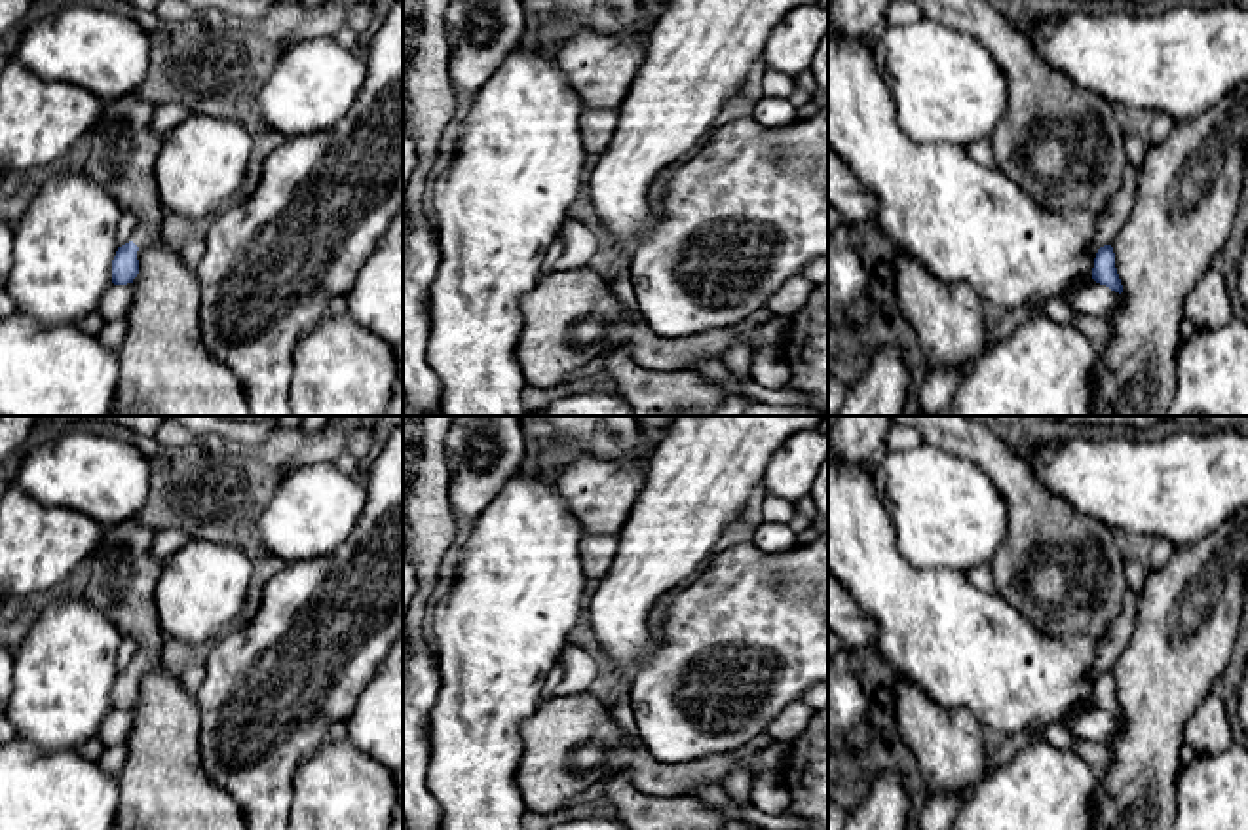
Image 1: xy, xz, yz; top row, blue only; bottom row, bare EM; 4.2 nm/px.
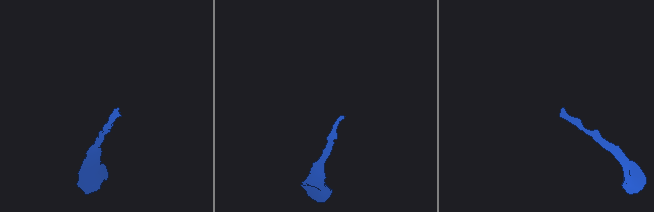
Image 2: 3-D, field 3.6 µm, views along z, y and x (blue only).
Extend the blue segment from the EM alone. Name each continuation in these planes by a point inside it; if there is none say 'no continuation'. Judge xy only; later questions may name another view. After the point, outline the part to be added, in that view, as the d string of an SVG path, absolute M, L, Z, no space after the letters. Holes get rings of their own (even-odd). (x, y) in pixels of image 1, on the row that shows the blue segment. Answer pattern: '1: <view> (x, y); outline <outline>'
1: xy (124, 149); outline M137 93L103 104L91 127L91 154L84 167L84 173L103 186L122 211L129 211L137 217L139 224L131 236L131 241L139 247L137 260L141 260L146 249L163 241L163 218L167 215L160 203L154 175L165 135L158 135L150 129L154 110L156 106Z

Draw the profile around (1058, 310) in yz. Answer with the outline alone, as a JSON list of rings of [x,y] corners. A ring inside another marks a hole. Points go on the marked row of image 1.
[[[1060,296],[1043,306],[1043,313],[1056,323],[1071,323],[1077,311],[1071,308],[1069,300]]]

